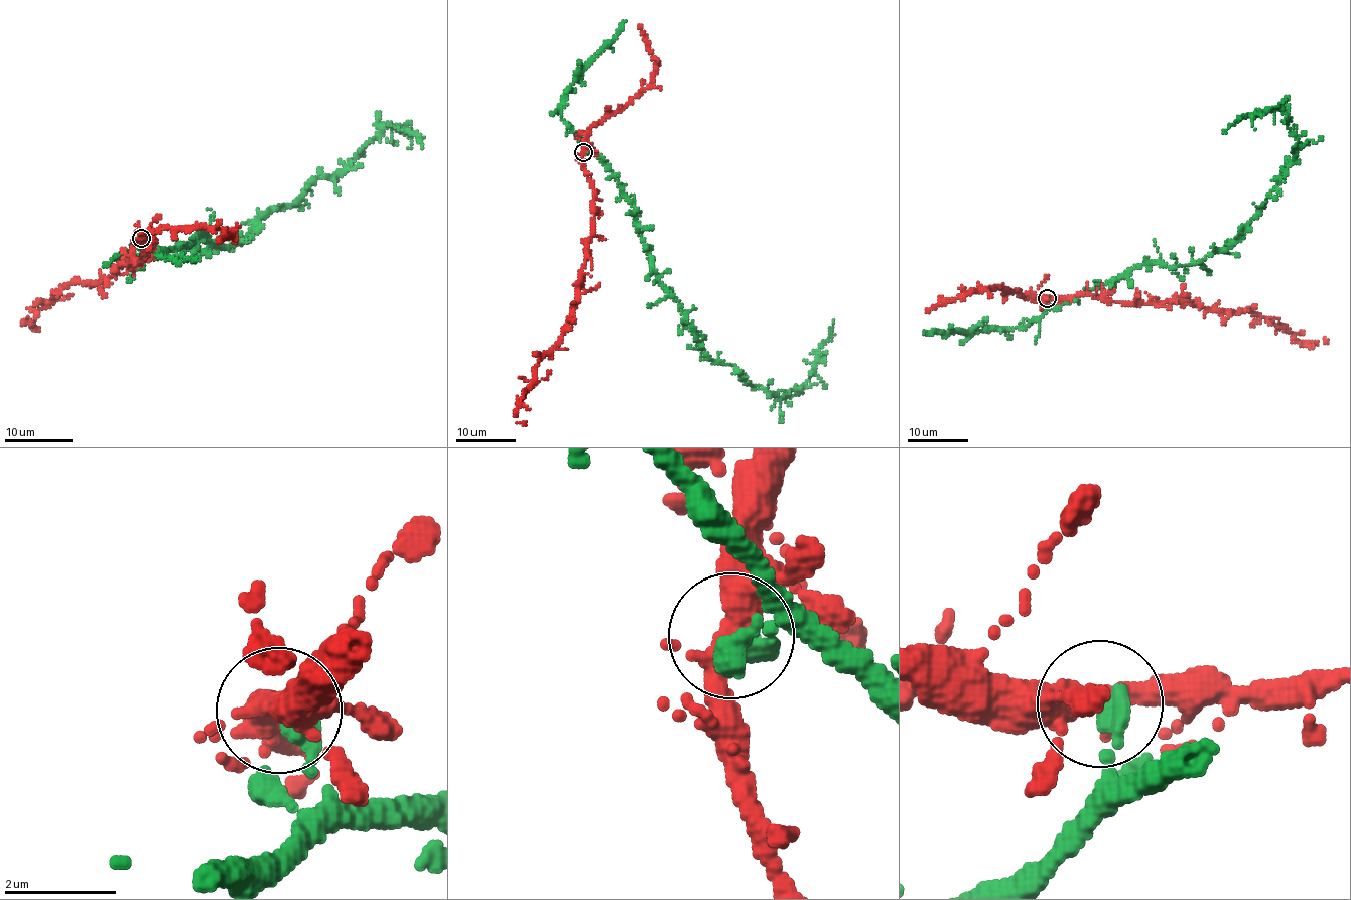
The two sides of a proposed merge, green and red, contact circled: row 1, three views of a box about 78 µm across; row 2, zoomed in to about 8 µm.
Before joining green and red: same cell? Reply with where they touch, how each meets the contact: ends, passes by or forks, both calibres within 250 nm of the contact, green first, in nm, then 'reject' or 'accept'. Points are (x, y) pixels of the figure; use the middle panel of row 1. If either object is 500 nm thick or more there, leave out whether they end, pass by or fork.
place (583, 152); green ends; red forks; calibres 420 and 320 nm; accept

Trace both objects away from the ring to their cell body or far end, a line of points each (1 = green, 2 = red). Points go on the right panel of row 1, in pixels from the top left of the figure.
1: (1047, 298), (1069, 302), (1133, 269), (1227, 249), (1298, 138), (1278, 109), (1222, 132)
2: (1047, 298), (1096, 294), (1115, 302), (1178, 301), (1241, 312), (1246, 309), (1285, 325), (1302, 344), (1324, 342)

